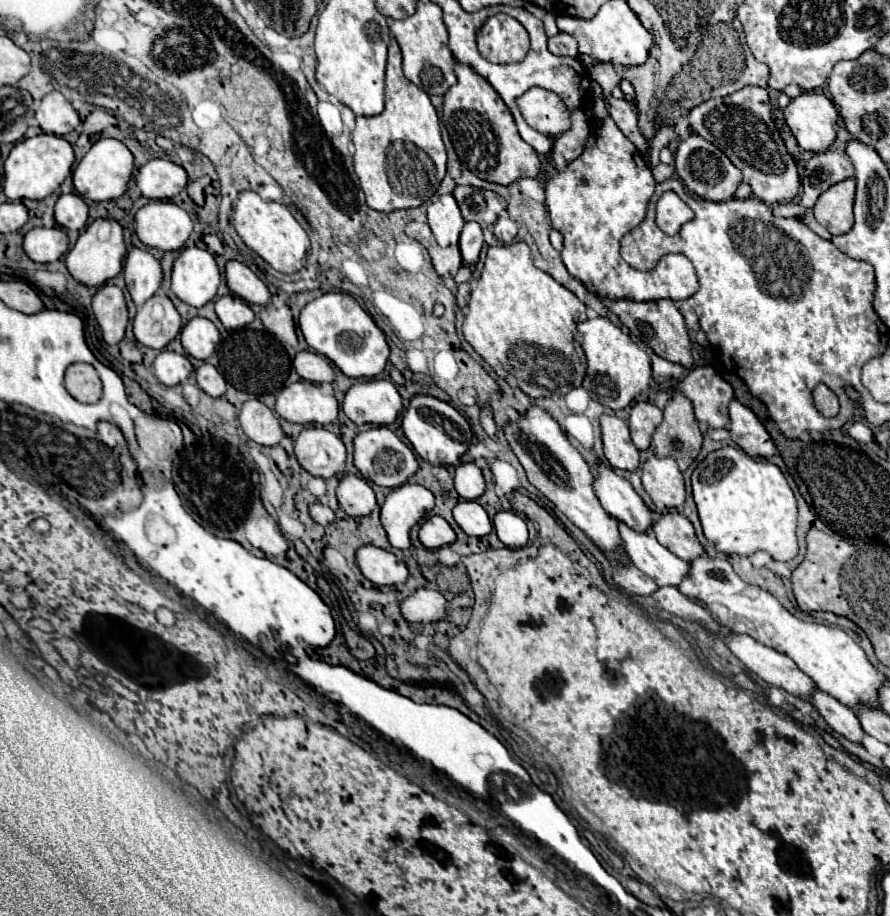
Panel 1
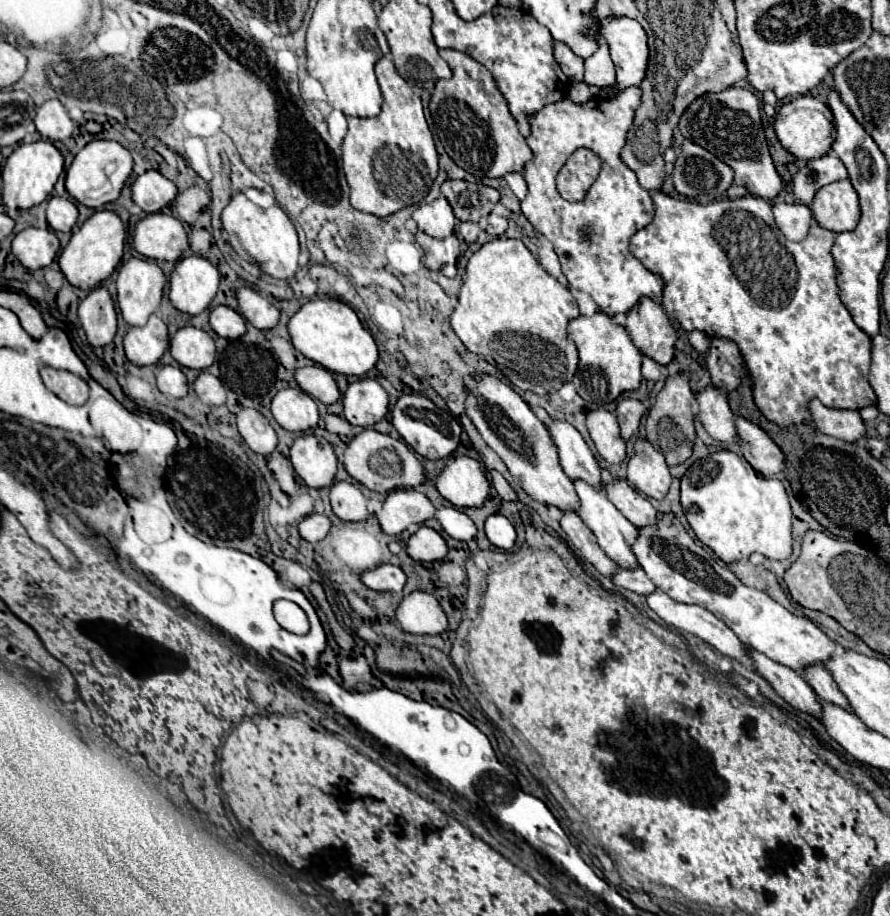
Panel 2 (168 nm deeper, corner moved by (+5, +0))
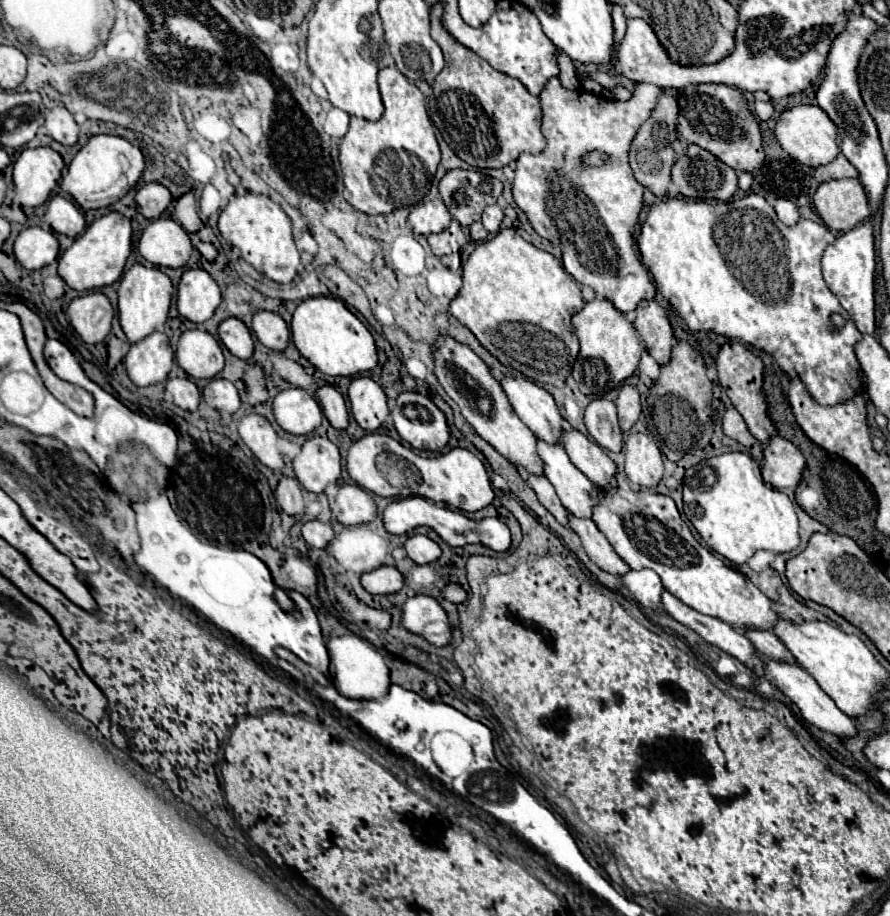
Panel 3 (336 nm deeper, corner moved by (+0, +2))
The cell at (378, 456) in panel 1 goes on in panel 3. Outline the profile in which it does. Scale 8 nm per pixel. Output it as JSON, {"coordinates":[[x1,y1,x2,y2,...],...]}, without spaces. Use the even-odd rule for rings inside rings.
{"coordinates":[[368,434,350,446,346,462,350,478,382,498,422,496,464,512,482,510,494,500,486,466,466,448,452,448,438,458,422,458,386,434]]}

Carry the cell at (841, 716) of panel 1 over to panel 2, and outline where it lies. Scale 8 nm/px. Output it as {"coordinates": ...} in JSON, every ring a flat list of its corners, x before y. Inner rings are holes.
{"coordinates":[[751,652,753,656,753,664,755,664,755,670,773,686,773,690,783,698,787,700,793,708,805,712,805,714,811,714,811,716,817,716,821,714,821,710,817,710,817,694,815,690,801,678,801,674,793,672,791,668,787,666,781,666,777,662,773,662,771,658,767,658,765,654,761,652]]}

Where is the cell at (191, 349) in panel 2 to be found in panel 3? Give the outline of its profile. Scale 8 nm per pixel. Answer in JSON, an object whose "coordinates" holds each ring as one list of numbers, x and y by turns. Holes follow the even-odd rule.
{"coordinates":[[188,330,176,346,176,362,190,378,216,378,224,368,222,350,206,330]]}

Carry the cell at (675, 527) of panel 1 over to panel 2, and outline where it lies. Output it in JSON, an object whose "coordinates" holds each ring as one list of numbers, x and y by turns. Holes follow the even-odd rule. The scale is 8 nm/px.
{"coordinates":[[613,482,613,484,605,484,605,492,607,498,615,504,615,508,635,526,649,526,649,522,657,522,657,510,655,506,639,496,627,482]]}

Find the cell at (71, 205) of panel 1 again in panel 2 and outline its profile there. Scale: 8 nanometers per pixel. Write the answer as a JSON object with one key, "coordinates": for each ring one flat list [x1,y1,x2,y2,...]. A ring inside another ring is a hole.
{"coordinates":[[61,196,49,198,49,202,47,202,47,222,53,230,71,232,77,218,79,218,79,212,77,212,75,202,61,198]]}

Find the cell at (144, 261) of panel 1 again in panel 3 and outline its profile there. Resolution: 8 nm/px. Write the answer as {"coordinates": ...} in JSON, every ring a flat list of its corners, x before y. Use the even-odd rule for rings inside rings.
{"coordinates":[[134,264,130,270,124,272,118,288,118,320,130,344,144,340,150,332,162,330,162,326,168,320,172,292,174,292,172,282,160,268]]}

